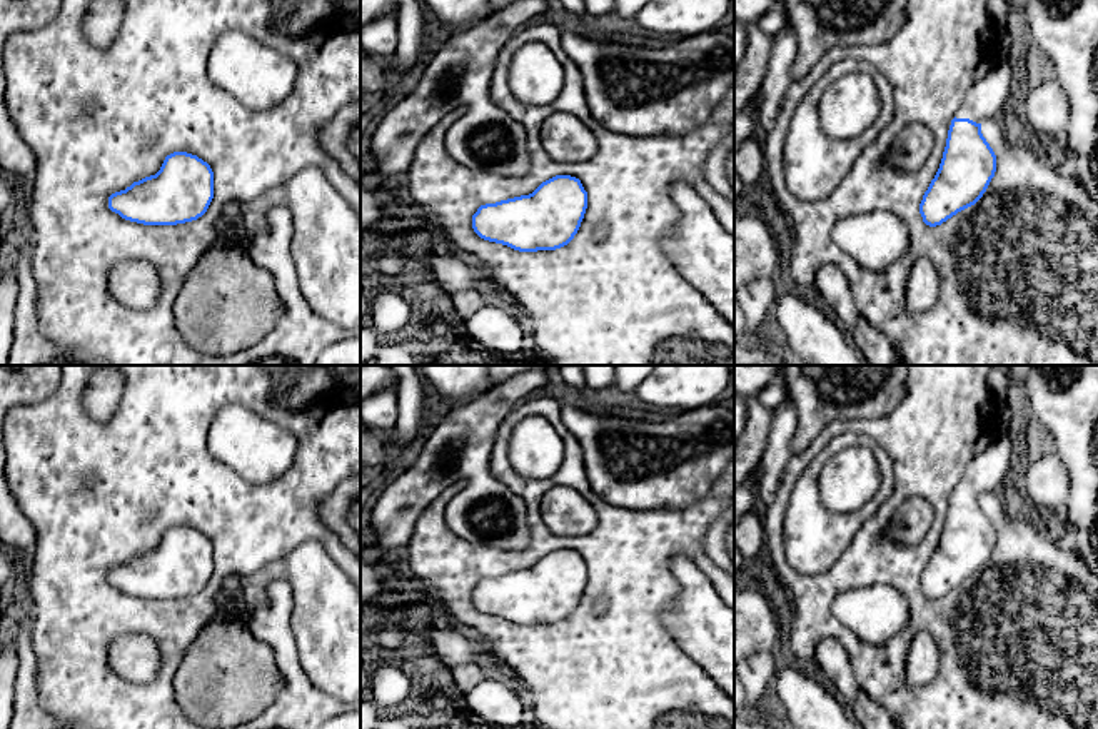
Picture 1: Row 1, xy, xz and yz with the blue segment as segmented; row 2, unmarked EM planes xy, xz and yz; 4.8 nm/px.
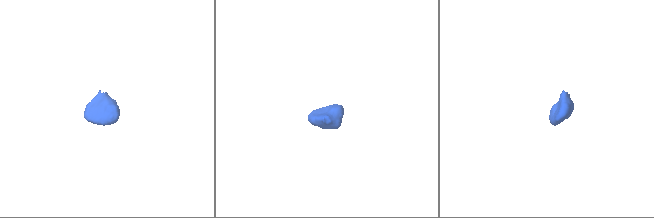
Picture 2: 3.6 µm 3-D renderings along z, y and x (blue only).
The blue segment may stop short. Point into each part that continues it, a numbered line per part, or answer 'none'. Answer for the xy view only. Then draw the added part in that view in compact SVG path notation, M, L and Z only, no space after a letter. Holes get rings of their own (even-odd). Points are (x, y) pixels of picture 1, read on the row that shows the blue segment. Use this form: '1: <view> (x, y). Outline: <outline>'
none

